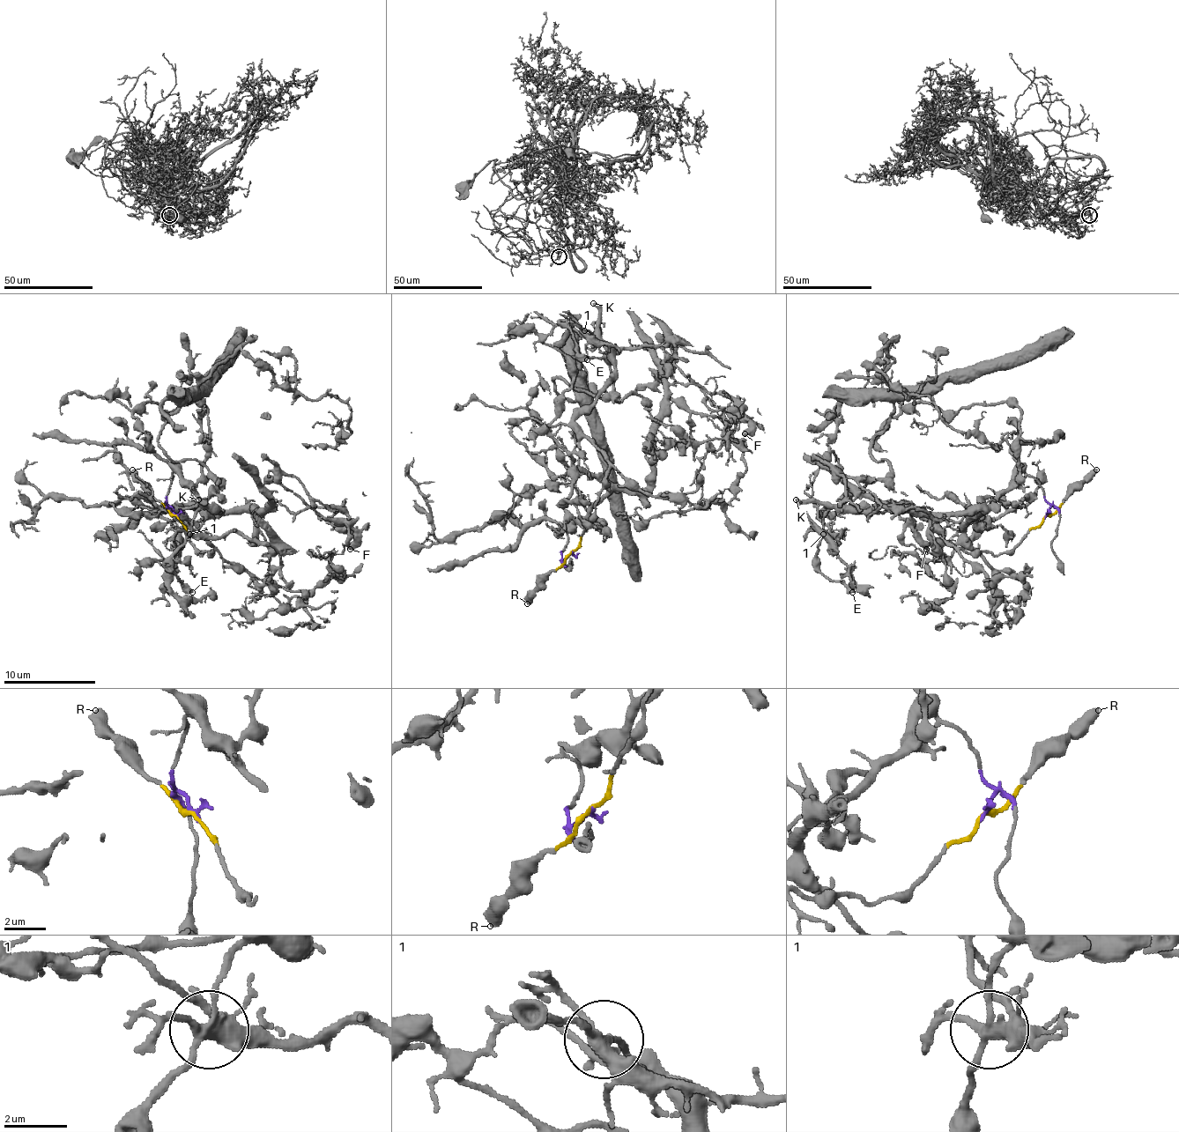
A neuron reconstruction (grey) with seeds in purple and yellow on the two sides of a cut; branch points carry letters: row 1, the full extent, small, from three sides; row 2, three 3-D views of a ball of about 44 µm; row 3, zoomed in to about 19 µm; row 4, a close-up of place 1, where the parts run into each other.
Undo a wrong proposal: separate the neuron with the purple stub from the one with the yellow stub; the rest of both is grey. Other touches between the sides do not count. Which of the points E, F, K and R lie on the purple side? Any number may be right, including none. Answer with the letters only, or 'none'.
F

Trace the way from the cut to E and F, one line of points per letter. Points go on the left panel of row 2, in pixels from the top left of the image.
E: (177, 515), (200, 554), (211, 545), (181, 506), (204, 501), (218, 511), (202, 508), (172, 557), (193, 591)
F: (177, 515), (174, 471), (213, 508), (310, 506), (354, 531), (350, 550)

